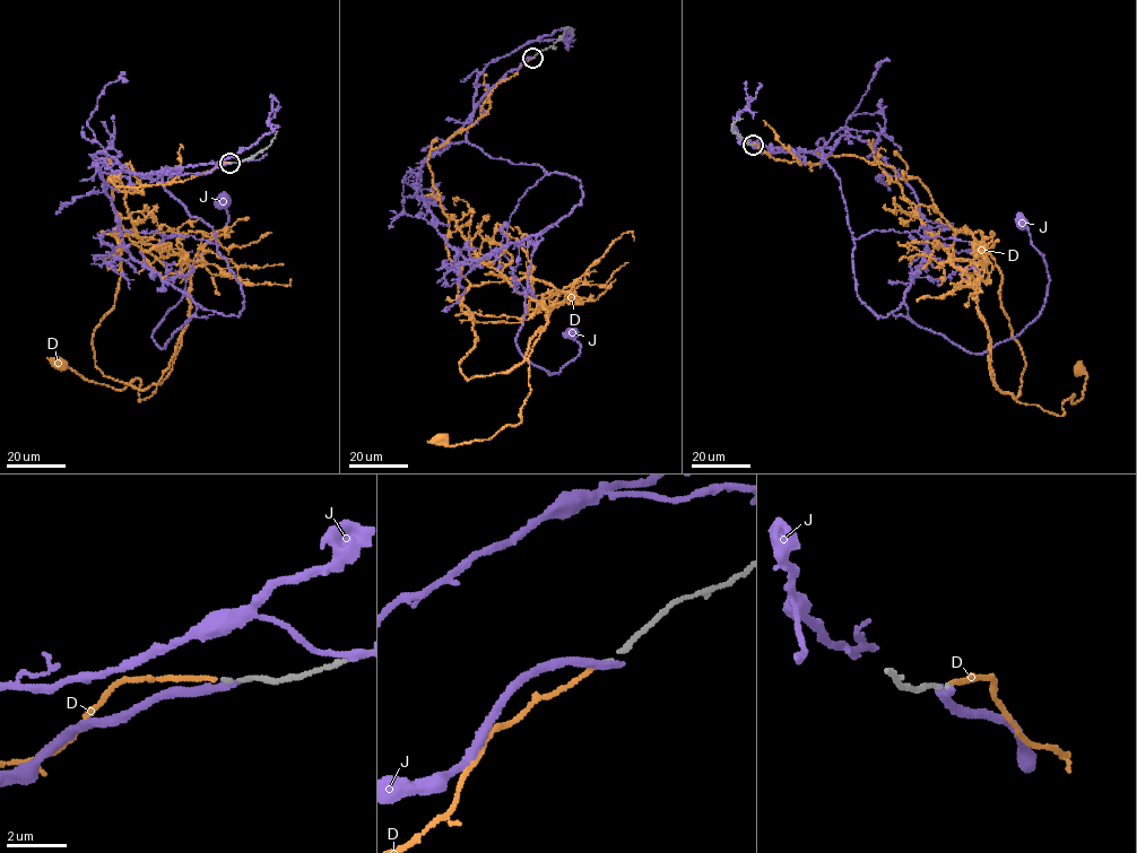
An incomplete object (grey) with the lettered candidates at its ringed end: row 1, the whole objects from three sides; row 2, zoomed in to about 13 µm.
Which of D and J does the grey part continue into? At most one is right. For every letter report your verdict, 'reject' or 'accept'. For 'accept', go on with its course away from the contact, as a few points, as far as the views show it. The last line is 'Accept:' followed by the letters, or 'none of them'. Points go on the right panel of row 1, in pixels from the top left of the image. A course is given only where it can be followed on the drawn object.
D: accept; course (753, 145), (790, 163), (892, 166), (926, 231), (978, 276), (1003, 392), (1061, 415), (1083, 395), (1081, 368)
J: reject
Accept: D

